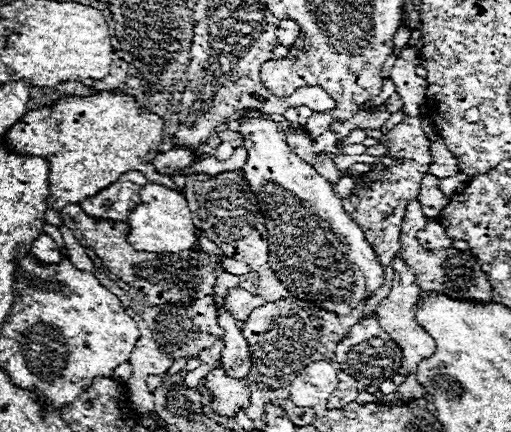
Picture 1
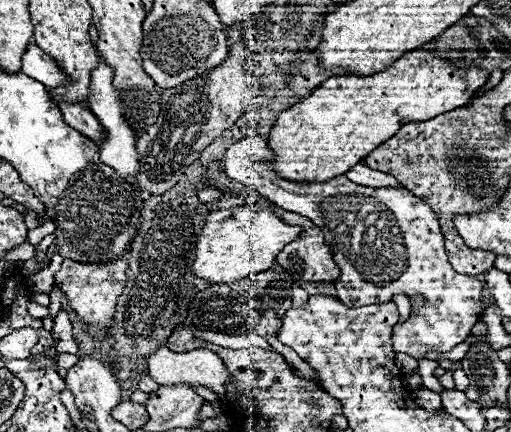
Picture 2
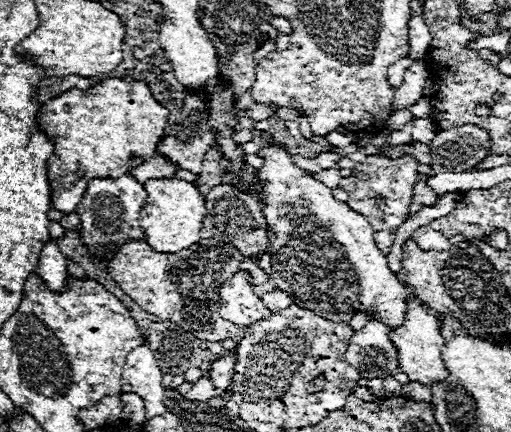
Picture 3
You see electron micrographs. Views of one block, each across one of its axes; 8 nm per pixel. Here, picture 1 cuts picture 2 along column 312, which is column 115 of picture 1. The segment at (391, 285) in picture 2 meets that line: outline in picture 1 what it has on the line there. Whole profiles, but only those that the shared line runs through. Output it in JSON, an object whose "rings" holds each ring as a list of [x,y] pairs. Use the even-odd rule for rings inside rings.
{"rings":[[[126,172],[112,186],[100,190],[92,198],[86,198],[80,206],[84,214],[96,220],[128,222],[128,214],[140,204],[140,190],[146,184],[142,172]]]}

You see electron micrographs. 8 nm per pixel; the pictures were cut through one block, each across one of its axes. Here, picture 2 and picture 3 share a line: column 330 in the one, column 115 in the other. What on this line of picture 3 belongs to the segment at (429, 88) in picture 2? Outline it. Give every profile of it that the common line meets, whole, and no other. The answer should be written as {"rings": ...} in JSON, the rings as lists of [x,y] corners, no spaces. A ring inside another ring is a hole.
{"rings":[[[108,78],[90,90],[68,90],[42,104],[38,124],[52,136],[54,154],[48,158],[52,206],[60,212],[74,212],[86,186],[94,178],[120,178],[130,168],[156,156],[156,144],[164,136],[170,112],[154,100],[150,88],[132,80]]]}

